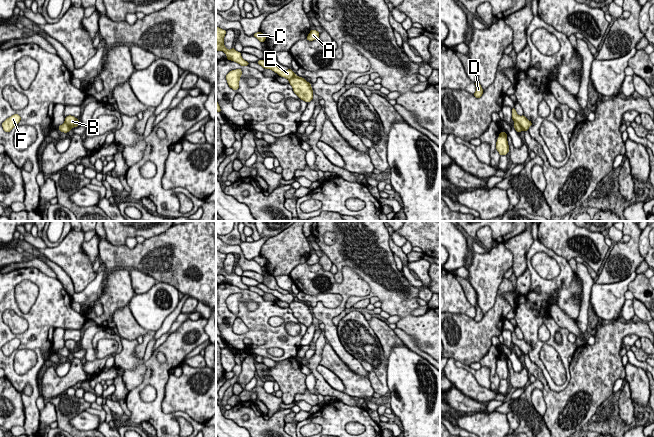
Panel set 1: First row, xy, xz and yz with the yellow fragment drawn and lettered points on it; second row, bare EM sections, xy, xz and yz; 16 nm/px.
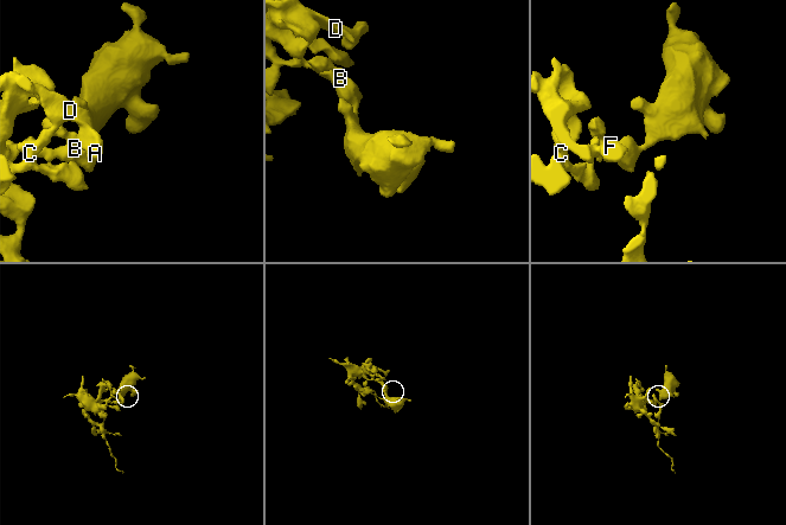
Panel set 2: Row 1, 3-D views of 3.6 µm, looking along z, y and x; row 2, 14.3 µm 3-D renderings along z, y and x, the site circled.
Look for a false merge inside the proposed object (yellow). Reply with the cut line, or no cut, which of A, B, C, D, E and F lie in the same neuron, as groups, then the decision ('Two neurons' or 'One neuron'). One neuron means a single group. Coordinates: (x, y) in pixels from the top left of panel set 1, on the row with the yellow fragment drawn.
Split along yz (514, 120), (524, 130). Groups: A C D E F / B. Two neurons

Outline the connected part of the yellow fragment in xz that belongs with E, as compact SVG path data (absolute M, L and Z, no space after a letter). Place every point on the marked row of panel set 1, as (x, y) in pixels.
M260 59L257 64L261 65L263 68L265 69L271 69L272 71L274 71L275 73L278 74L278 76L287 78L288 80L290 80L292 77L295 76L295 73L291 70L281 70L280 68L278 68L277 66L271 66L269 65L266 61Z

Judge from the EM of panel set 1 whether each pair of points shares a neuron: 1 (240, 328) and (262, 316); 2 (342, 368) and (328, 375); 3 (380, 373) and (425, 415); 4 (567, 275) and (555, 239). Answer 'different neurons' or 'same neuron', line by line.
1: different neurons
2: different neurons
3: different neurons
4: different neurons

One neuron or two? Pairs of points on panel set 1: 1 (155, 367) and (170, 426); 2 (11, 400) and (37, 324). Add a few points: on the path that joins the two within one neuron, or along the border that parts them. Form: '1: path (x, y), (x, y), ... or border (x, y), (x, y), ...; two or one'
1: path (159, 382), (158, 411); one
2: border (10, 381), (20, 394), (24, 411); two

